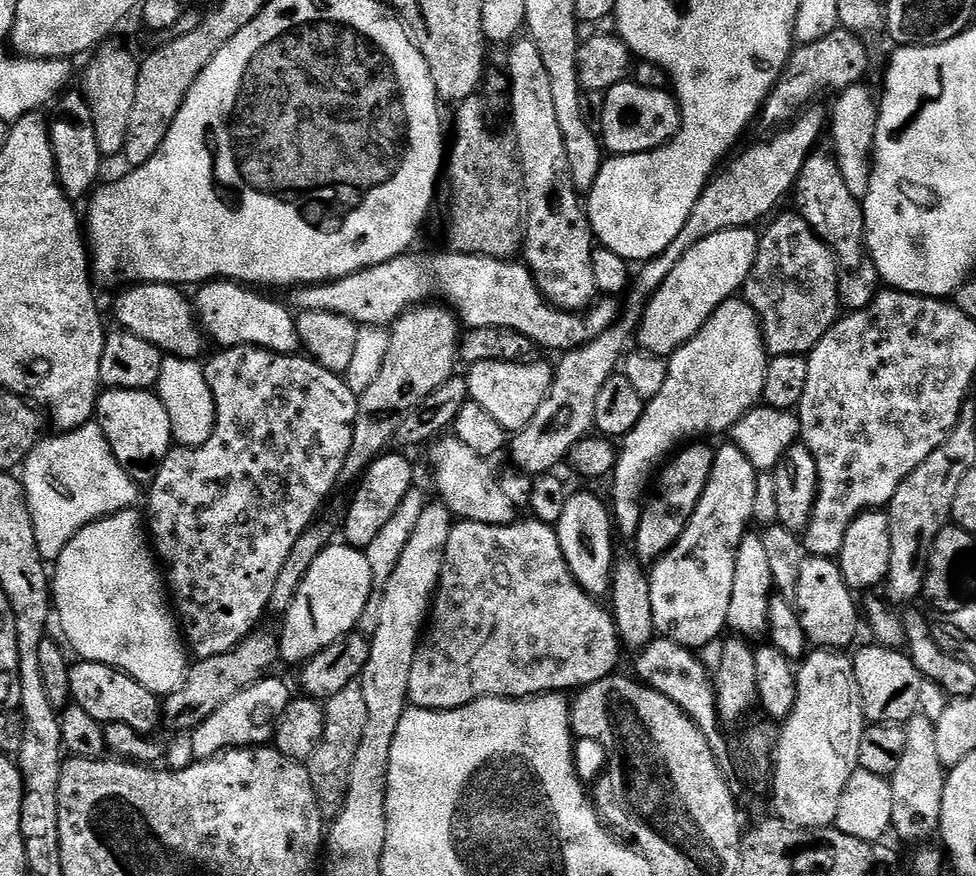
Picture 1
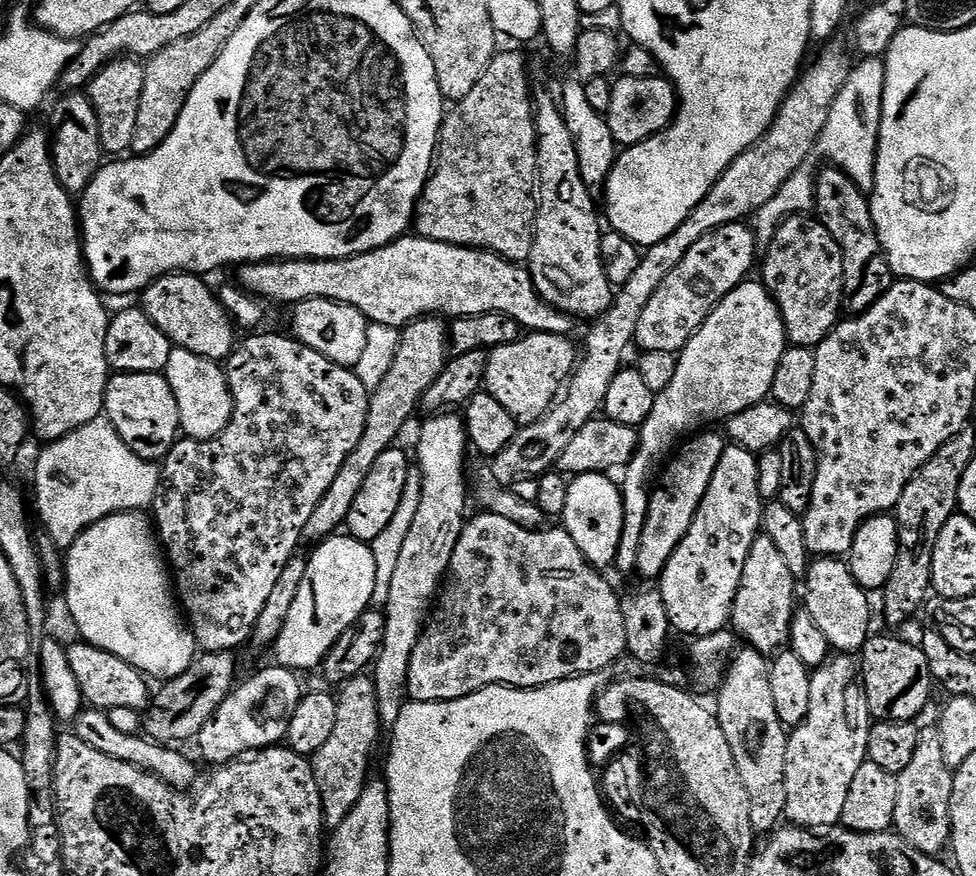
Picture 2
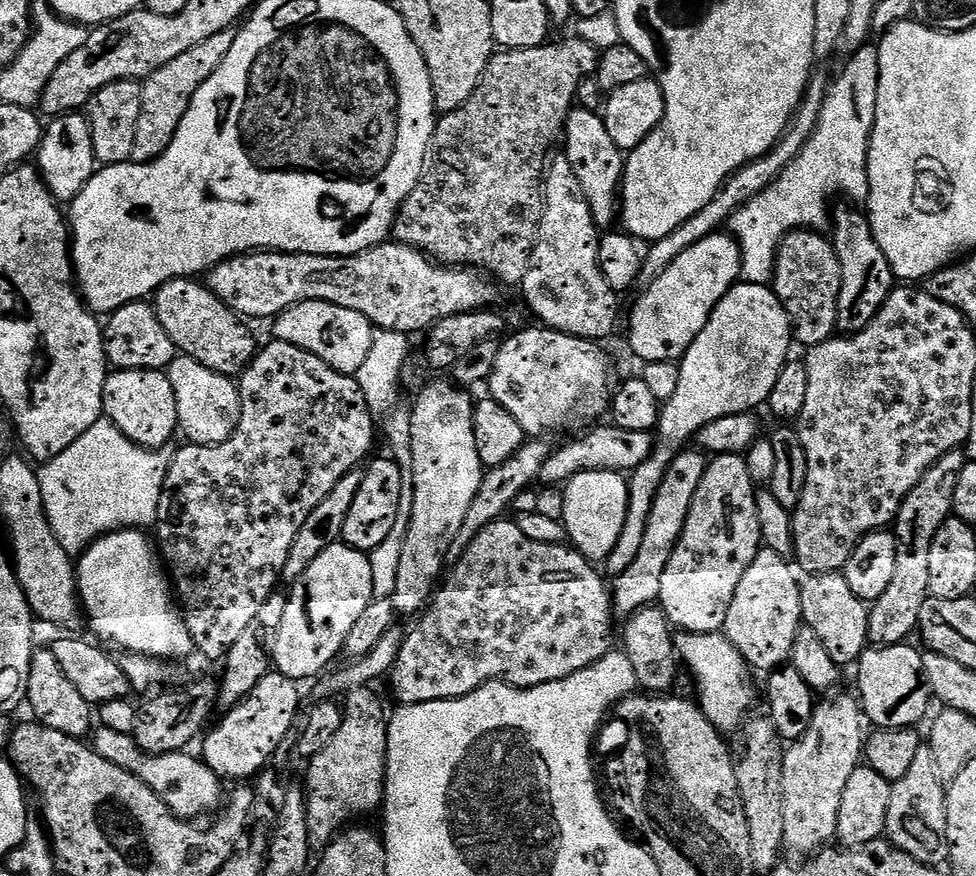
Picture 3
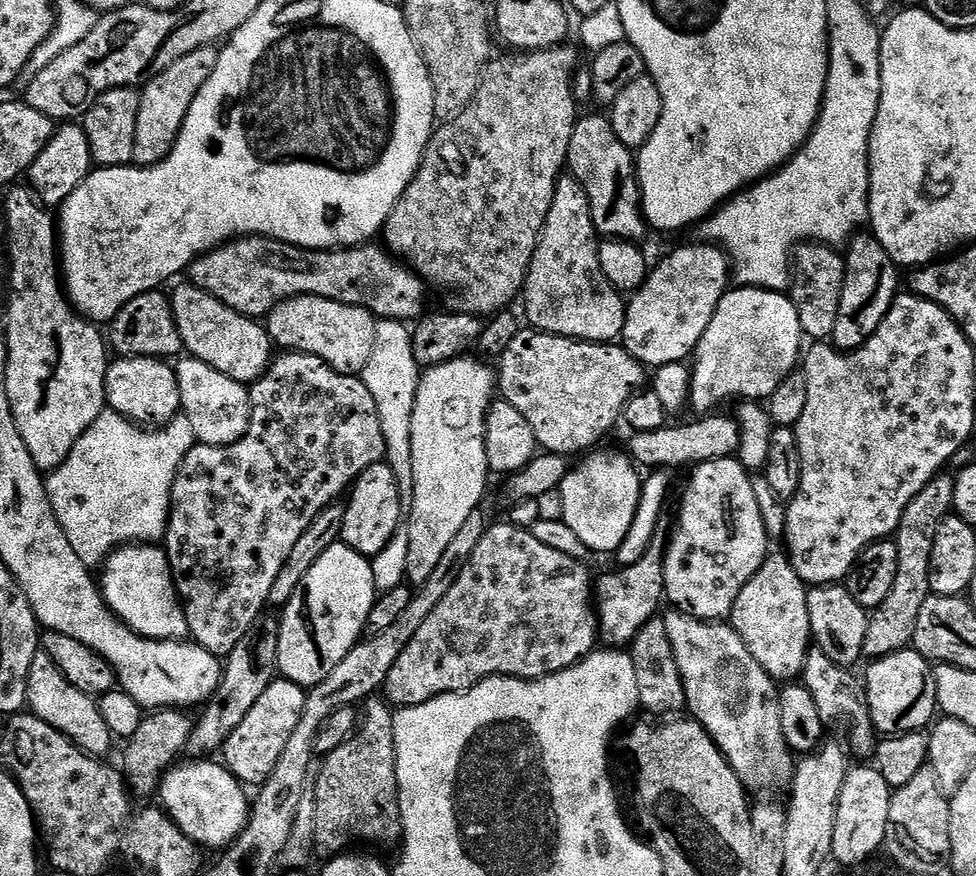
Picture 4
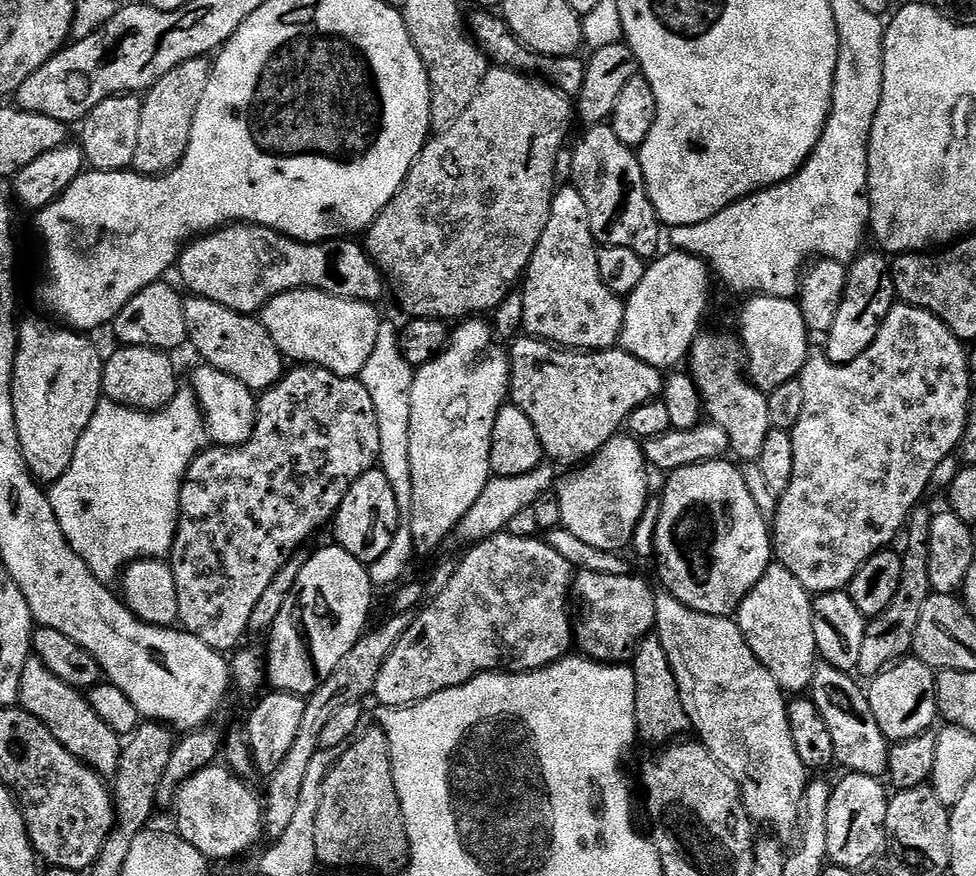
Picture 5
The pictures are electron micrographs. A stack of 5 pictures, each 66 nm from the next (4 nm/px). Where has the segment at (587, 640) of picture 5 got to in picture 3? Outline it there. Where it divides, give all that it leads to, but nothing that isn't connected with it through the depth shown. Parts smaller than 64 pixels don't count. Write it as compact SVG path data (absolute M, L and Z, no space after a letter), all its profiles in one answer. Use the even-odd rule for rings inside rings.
M696 446L685 447L670 462L650 510L650 522L642 550L638 550L638 558L634 558L634 563L626 566L626 570L622 570L622 574L611 581L612 607L617 617L627 618L638 610L653 607L659 601L662 574L666 574L666 566L678 546L686 518L690 514L690 506L694 502L694 494L698 490L698 482L702 482L709 463L709 457Z

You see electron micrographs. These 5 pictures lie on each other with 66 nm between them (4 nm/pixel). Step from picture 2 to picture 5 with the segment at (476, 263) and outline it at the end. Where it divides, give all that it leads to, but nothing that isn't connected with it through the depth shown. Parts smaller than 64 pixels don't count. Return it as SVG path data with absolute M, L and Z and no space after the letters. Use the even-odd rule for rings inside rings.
M233 222L197 235L183 245L179 268L191 295L245 314L259 313L275 296L296 288L317 288L338 298L364 300L367 304L380 302L384 288L386 292L383 272L355 239L301 242L258 224Z

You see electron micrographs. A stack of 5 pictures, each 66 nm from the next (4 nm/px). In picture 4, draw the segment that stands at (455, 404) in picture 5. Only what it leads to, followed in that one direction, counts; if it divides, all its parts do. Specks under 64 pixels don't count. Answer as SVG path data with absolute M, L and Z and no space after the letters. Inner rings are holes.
M465 354L459 356L457 360L446 362L437 368L429 368L421 375L420 385L418 386L418 394L414 398L414 414L410 422L410 450L412 451L412 461L414 462L414 474L412 475L412 498L410 507L406 512L406 527L408 530L408 541L406 542L406 580L409 585L419 586L426 582L426 578L430 578L438 562L442 559L442 553L450 547L450 542L458 535L458 530L462 530L466 518L470 518L470 514L474 514L474 510L481 507L484 491L488 488L488 479L490 473L488 471L488 463L486 462L486 446L484 445L484 416L488 412L488 407L492 405L494 399L494 389L497 387L498 380L492 372L487 368L483 359L477 358L475 355Z

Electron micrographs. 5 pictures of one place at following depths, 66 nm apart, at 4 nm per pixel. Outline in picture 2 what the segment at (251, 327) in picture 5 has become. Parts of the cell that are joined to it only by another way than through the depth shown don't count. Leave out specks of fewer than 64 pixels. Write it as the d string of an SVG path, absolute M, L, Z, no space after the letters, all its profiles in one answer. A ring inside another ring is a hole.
M187 272L159 276L144 289L142 307L150 322L154 322L158 330L162 330L165 341L207 360L224 362L237 347L237 329L227 309L221 304L219 295L215 291L211 292L204 280L207 279Z

